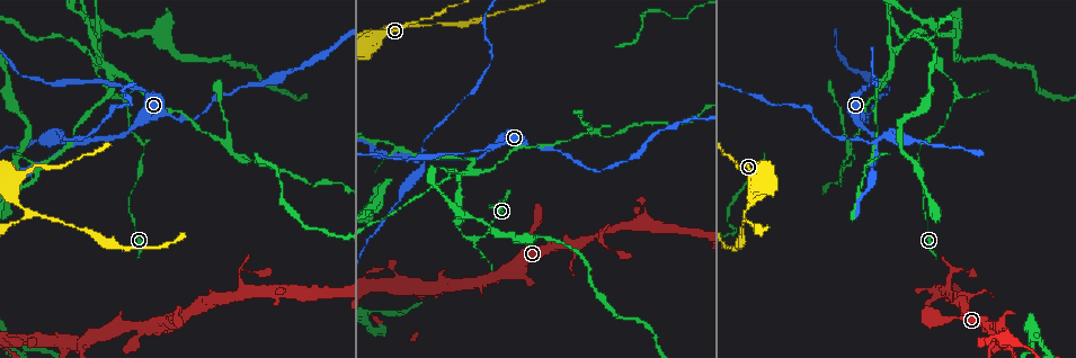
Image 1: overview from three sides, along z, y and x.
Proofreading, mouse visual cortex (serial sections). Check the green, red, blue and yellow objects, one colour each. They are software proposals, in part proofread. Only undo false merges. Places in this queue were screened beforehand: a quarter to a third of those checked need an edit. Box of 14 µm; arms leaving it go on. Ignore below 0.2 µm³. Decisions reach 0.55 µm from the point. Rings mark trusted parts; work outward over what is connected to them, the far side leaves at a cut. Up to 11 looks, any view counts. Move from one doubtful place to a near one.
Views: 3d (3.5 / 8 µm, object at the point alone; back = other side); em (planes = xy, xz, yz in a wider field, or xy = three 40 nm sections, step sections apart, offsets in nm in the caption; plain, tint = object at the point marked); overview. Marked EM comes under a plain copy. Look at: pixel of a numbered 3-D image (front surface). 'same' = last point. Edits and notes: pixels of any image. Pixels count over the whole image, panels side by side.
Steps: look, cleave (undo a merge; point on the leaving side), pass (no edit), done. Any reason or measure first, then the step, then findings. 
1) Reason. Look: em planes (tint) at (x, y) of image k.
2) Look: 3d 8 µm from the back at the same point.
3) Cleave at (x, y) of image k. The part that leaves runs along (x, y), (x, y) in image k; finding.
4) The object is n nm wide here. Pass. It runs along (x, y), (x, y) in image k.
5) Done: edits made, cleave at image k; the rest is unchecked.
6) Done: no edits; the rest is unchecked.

Small branch off a trunk. Look: 3d 3.5 µm at (388, 25) of image 1.

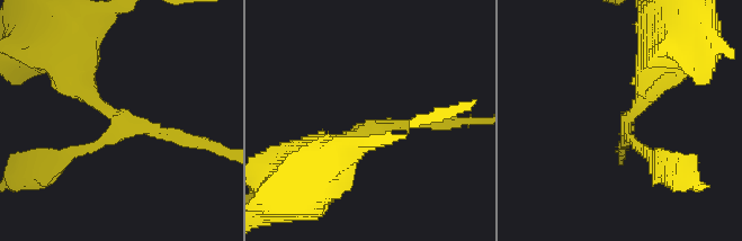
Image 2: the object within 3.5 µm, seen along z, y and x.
3 arms meet here; the arms are 100, 150, 350 nm wide. Look: em xy step 5 (tint) at (629, 120) of image 2.

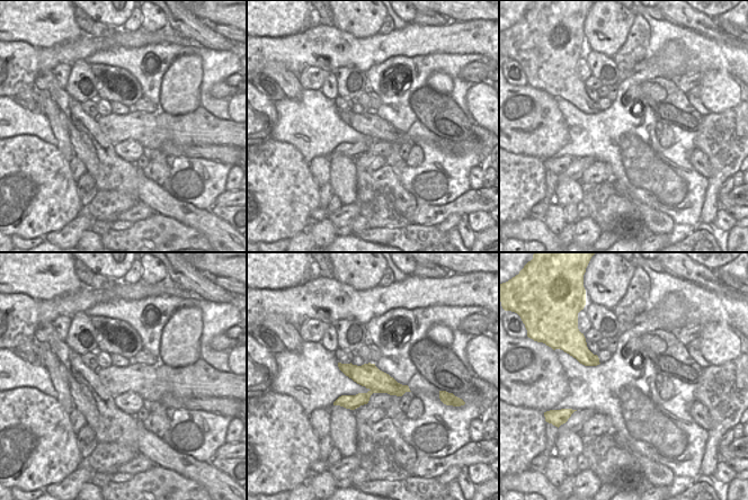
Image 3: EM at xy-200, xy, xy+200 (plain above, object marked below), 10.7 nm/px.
Cleave at (83, 150) of image 2. The part that leaves runs along (119, 125), (92, 146), (39, 170), (33, 167) in image 2; a second cell is stuck on.

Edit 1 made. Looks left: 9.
See it whole again. Look: overview.

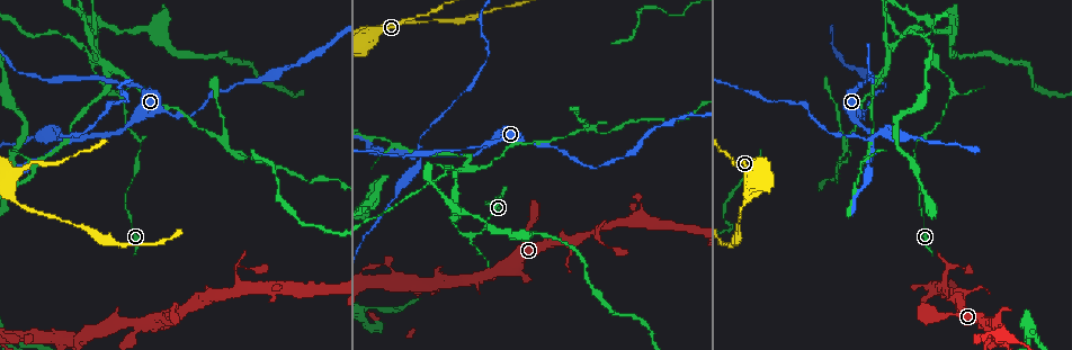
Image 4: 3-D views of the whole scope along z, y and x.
Look: 3d 3.5 µm at (500, 198) of image 4.

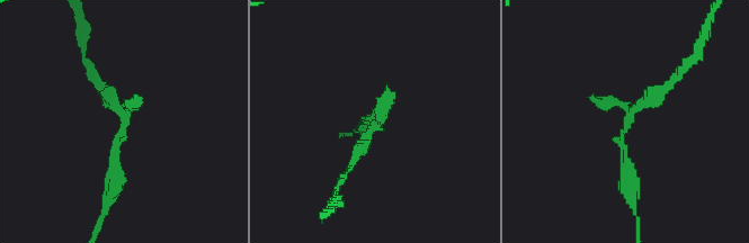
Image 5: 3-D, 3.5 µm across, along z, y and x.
Look: em planes (tint) at (121, 136) of image 5.

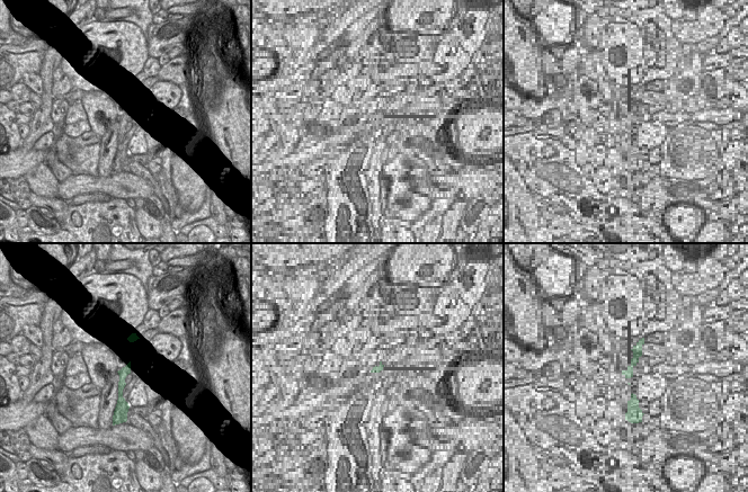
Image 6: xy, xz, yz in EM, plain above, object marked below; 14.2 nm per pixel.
Pass. It runs along (633, 206), (622, 136), (635, 109), (665, 88) in image 5; continuous, no second cell.

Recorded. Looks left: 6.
Four-way junction. Look: 3d 8 µm at (874, 142) of image 4.

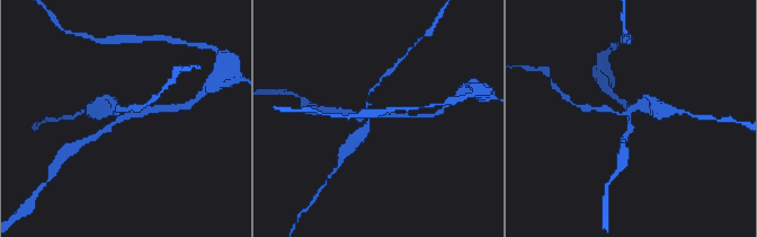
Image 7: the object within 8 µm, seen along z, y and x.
4 arms meet here; the arms are 150, 250, 250, 300 nm wide; now the EM. Look: em planes (tint) at (629, 118) of image 7.

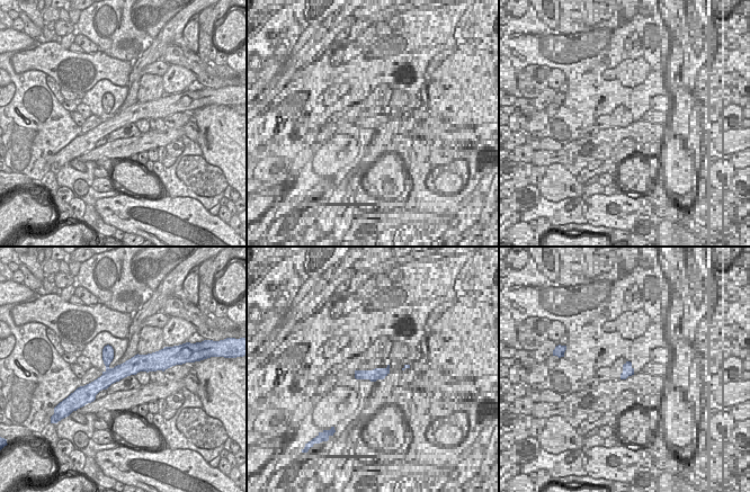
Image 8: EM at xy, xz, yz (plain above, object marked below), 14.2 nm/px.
Cleave at (646, 107) of image 7. The part that leaves runs along (628, 115), (642, 104), (662, 111) in image 7; two cells meet here.

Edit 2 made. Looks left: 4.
Narrows sharply. Look: em xy step 5 (tint) at (947, 76) of image 4.

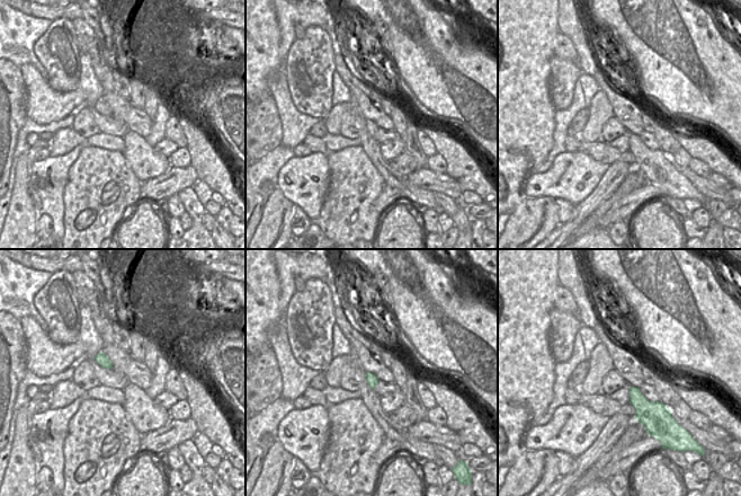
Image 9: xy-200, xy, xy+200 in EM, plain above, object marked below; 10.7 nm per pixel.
See where the arms go. Look: 3d 3.5 µm at the same point.

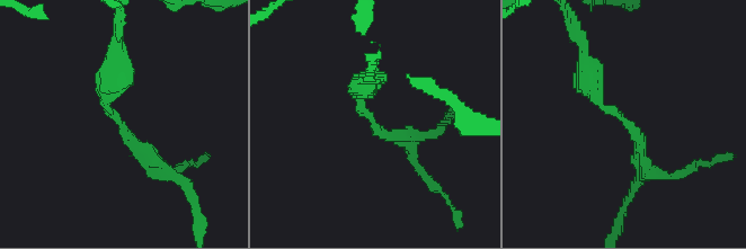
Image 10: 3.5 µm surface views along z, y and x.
Pass. It runs along (642, 168), (637, 134), (600, 103), (585, 61) in image 10; one cell here.

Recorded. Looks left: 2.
Done: edits made, cleave at image 2, cleave at image 7; the rest is unchecked.

